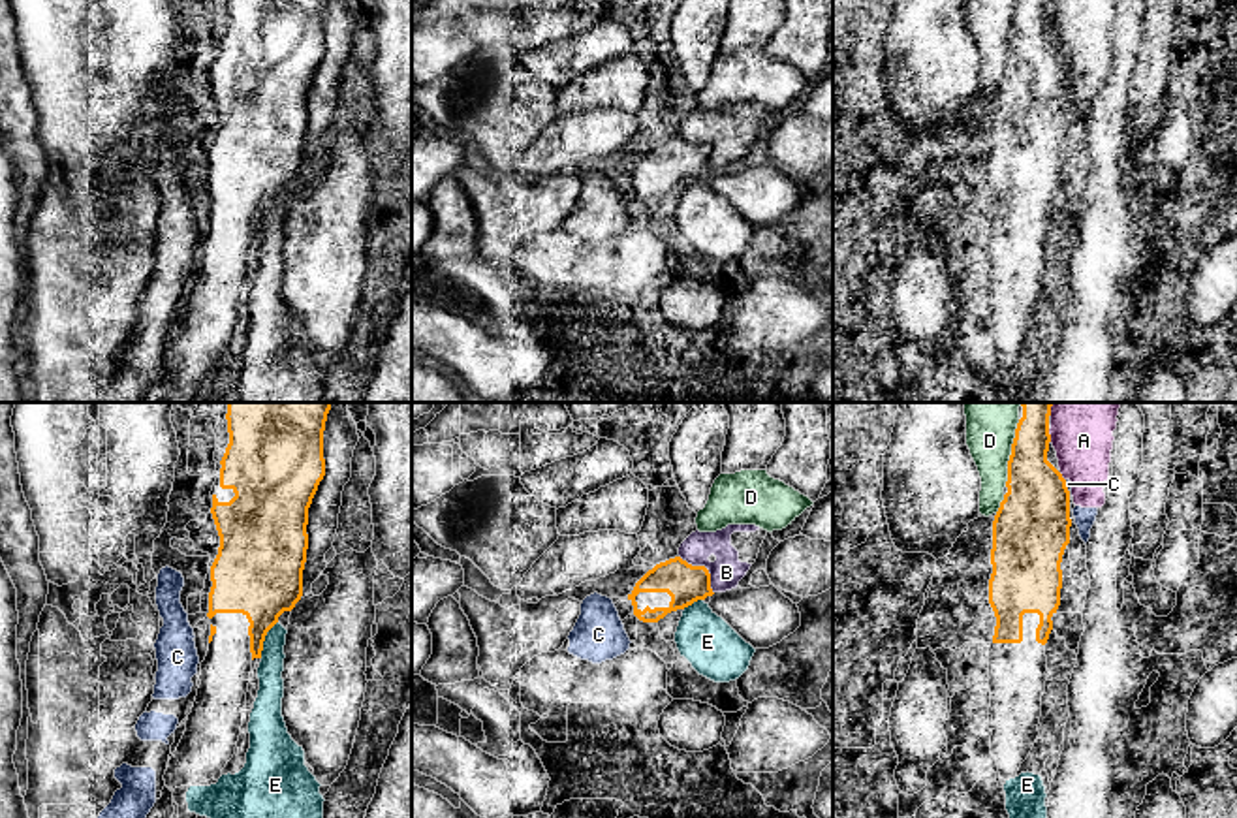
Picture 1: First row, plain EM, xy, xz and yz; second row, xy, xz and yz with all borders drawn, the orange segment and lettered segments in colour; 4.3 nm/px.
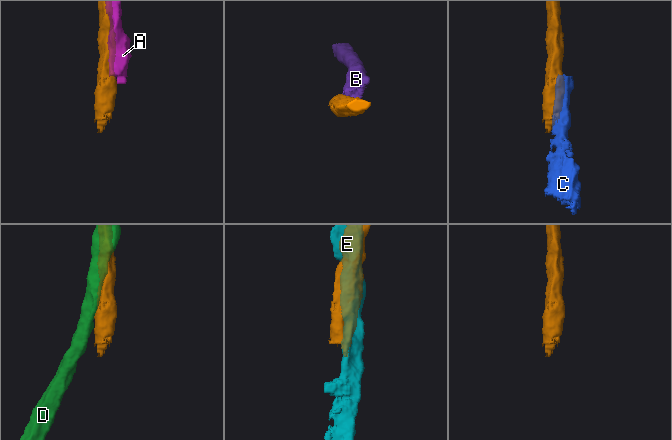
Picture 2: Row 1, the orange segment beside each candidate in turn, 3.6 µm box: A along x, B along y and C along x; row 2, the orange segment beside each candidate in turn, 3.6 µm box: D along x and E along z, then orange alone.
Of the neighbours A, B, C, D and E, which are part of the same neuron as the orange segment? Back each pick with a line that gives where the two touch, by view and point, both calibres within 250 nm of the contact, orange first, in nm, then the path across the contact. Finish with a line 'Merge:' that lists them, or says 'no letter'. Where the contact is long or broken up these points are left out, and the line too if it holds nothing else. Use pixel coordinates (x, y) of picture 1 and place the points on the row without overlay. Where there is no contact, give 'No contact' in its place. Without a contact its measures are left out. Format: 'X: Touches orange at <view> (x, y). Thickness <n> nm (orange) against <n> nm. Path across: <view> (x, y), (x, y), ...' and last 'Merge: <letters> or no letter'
Merge: no letter

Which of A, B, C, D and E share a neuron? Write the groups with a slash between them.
A C / B / D / E

